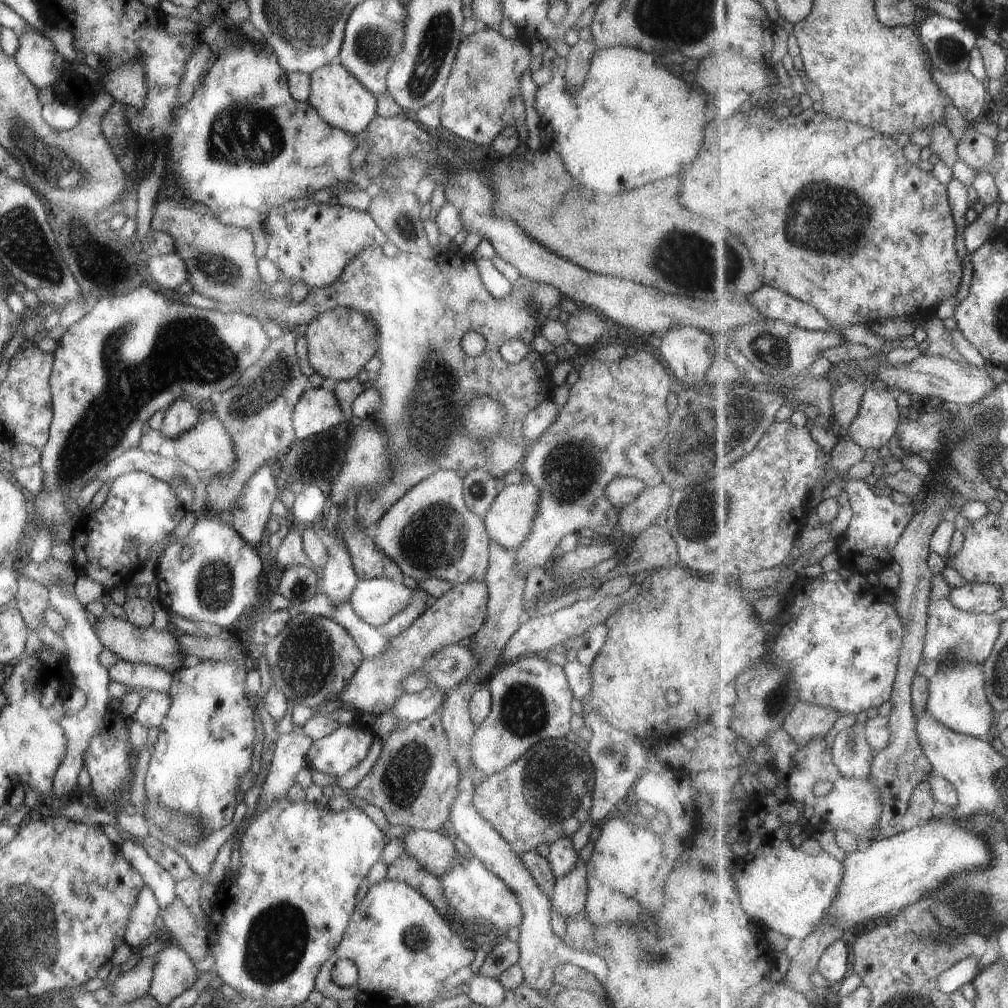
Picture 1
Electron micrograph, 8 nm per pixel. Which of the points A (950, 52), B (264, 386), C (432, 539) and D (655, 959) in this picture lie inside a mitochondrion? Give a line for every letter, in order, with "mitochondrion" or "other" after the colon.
A: mitochondrion
B: mitochondrion
C: mitochondrion
D: mitochondrion

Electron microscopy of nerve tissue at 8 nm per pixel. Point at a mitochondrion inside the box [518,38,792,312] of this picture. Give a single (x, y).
(726, 264)

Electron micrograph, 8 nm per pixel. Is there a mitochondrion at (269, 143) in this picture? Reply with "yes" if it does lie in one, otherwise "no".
yes

